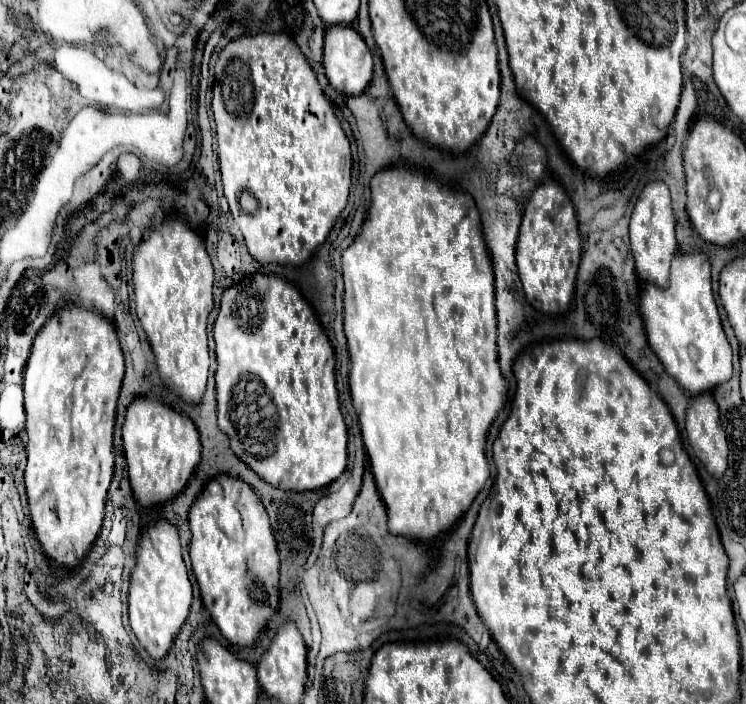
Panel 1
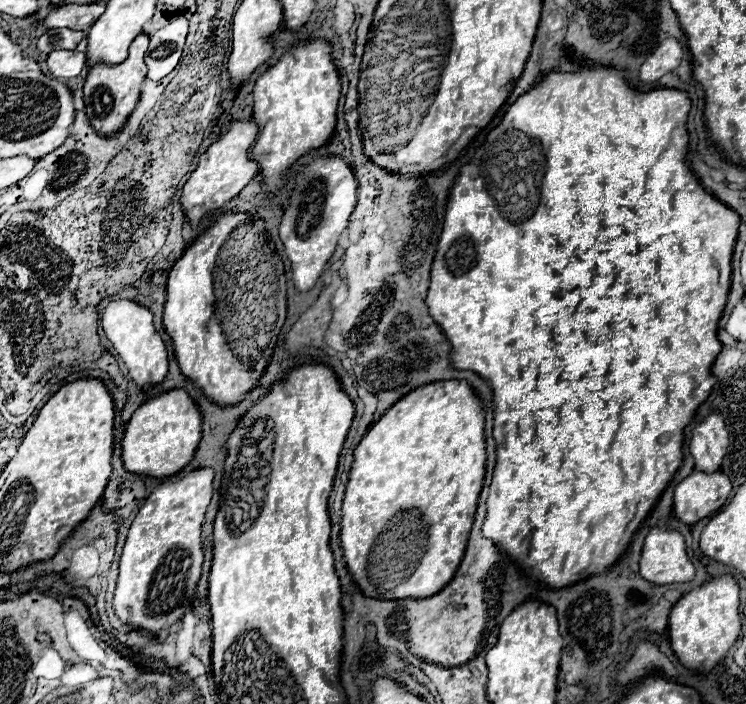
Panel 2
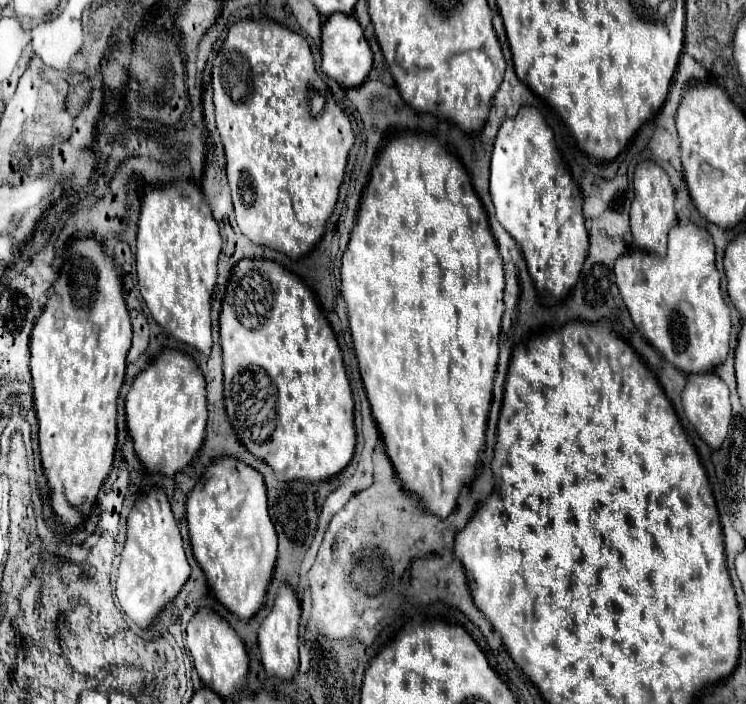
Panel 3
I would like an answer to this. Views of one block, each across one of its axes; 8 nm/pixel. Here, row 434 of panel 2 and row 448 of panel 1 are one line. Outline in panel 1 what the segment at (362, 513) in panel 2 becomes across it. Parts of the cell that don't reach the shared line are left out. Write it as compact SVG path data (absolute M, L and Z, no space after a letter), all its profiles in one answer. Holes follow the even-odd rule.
M388 168L388 170L380 170L374 174L372 178L372 206L370 206L370 212L368 212L368 220L364 222L360 234L354 238L354 242L344 250L342 254L342 274L344 274L344 332L346 332L346 340L348 340L348 352L350 352L350 398L352 398L352 406L358 414L358 424L360 424L360 432L362 432L362 442L364 442L364 448L366 448L366 454L368 454L368 462L370 462L370 470L374 472L374 482L378 482L378 492L382 492L382 502L386 504L386 514L388 514L388 532L394 534L394 536L406 536L406 538L412 538L416 542L424 542L424 544L434 544L438 540L438 536L444 536L446 532L450 532L458 520L464 516L464 512L468 510L468 506L472 504L472 500L476 498L476 494L482 490L484 482L488 480L490 476L490 470L488 470L488 462L486 462L486 454L484 454L484 444L486 444L486 434L488 434L488 428L490 424L494 422L494 418L498 416L498 412L504 408L504 398L506 398L506 390L508 390L508 382L506 378L502 376L502 370L500 370L500 364L498 364L498 350L496 350L496 306L494 306L494 272L492 272L492 262L488 258L488 252L486 252L486 244L482 240L482 232L480 232L480 214L476 210L476 204L470 196L470 206L468 206L468 198L464 192L452 192L444 186L440 186L436 180L432 178L426 178L424 174L420 172L410 172L406 168ZM460 276L466 278L466 284L460 284ZM442 284L446 286L446 308L450 306L450 314L446 316L436 316L436 308L442 306L438 304L438 294L442 296L442 290L438 292L438 288L442 288Z

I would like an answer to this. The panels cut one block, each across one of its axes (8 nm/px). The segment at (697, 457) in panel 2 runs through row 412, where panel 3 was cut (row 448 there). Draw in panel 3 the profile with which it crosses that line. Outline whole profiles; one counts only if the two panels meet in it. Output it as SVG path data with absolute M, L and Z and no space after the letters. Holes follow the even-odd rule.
M706 372L702 376L688 376L686 388L682 392L682 406L686 412L686 418L690 424L696 428L700 438L712 448L718 450L728 434L730 426L730 398L728 398L728 388L722 384L722 380L714 372Z

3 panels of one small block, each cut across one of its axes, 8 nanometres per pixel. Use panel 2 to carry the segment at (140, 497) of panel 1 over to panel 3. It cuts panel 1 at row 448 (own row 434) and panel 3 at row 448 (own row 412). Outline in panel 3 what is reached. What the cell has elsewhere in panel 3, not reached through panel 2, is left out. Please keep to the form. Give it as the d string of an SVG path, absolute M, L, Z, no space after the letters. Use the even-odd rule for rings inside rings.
M166 350L136 376L126 396L126 426L146 472L176 476L192 462L204 440L206 394L204 376L190 356Z

